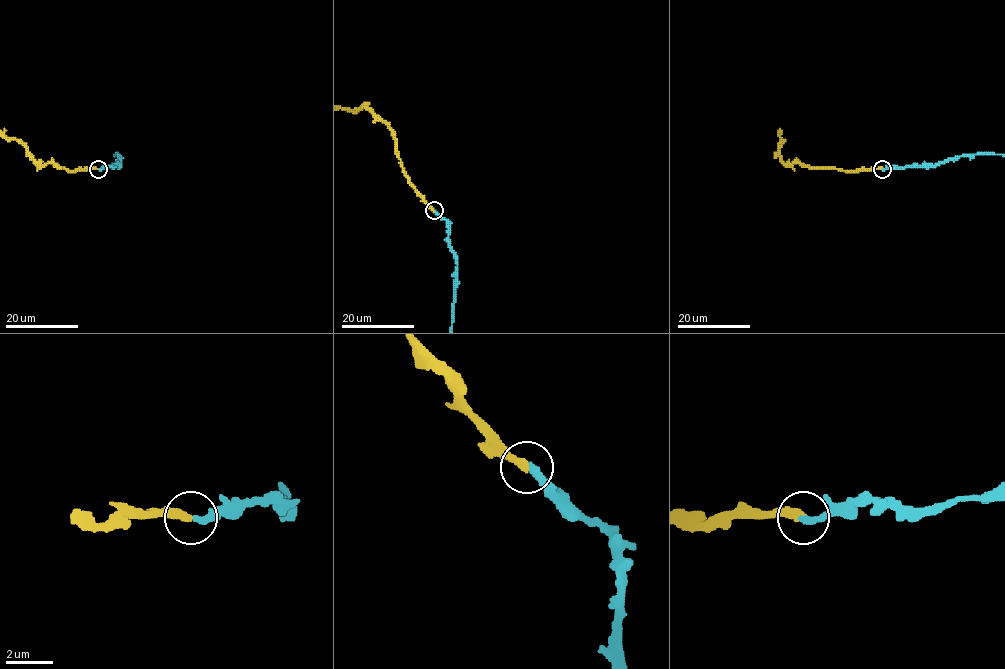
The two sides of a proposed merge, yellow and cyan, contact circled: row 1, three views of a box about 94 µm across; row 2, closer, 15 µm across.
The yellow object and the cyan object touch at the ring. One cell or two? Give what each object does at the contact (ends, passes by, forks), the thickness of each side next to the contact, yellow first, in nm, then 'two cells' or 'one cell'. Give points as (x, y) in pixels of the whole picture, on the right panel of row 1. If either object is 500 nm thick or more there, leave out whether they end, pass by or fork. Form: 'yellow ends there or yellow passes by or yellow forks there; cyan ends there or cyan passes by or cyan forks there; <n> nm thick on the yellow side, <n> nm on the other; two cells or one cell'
yellow ends there; cyan ends there; 300 nm thick on the yellow side, 280 nm on the other; one cell

